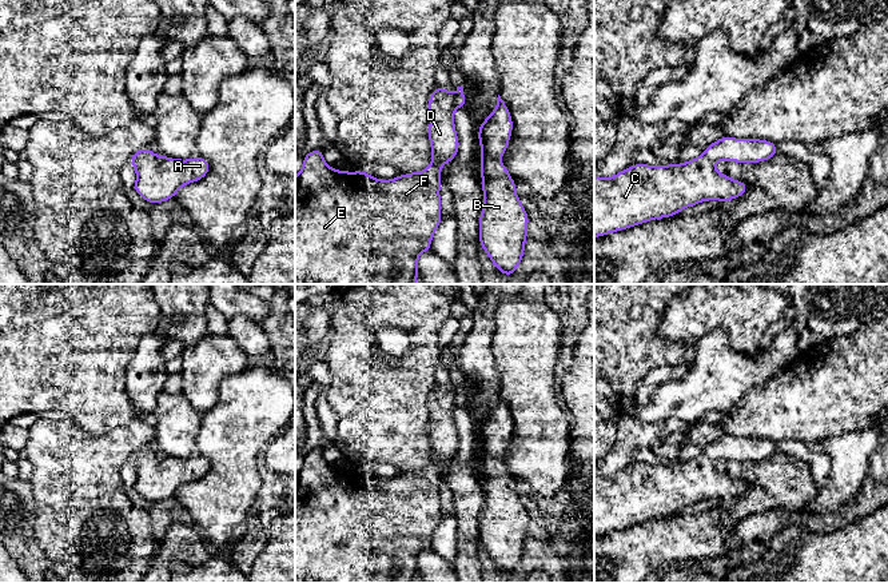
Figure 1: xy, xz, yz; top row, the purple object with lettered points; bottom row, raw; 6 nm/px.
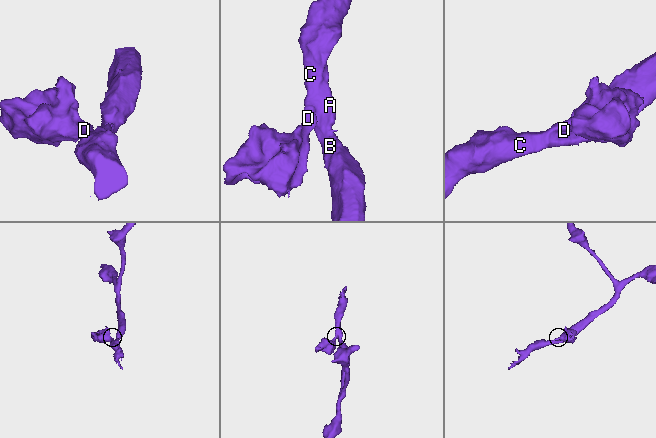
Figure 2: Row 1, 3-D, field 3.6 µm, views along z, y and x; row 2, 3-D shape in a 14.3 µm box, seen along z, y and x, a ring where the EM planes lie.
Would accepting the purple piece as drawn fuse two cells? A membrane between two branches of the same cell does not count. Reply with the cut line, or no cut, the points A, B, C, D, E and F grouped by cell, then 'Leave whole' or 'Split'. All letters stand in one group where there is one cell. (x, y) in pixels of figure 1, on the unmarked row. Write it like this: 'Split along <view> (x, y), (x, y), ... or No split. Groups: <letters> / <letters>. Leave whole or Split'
No split. Groups: A B C D E F. Leave whole

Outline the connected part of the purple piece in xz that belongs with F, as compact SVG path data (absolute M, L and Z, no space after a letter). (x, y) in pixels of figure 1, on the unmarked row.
M463 384L457 386L457 392L453 394L442 386L437 386L430 392L427 410L430 414L430 424L427 427L429 440L431 446L433 458L430 464L419 471L399 474L391 479L379 479L370 475L366 470L338 470L328 466L323 458L323 450L316 447L304 452L303 466L295 476L295 583L415 583L418 578L418 555L422 551L431 548L431 538L435 528L442 520L439 511L441 495L439 487L442 483L441 466L455 458L459 447L459 438L454 424L454 410L457 406L465 407L467 398L463 395Z

